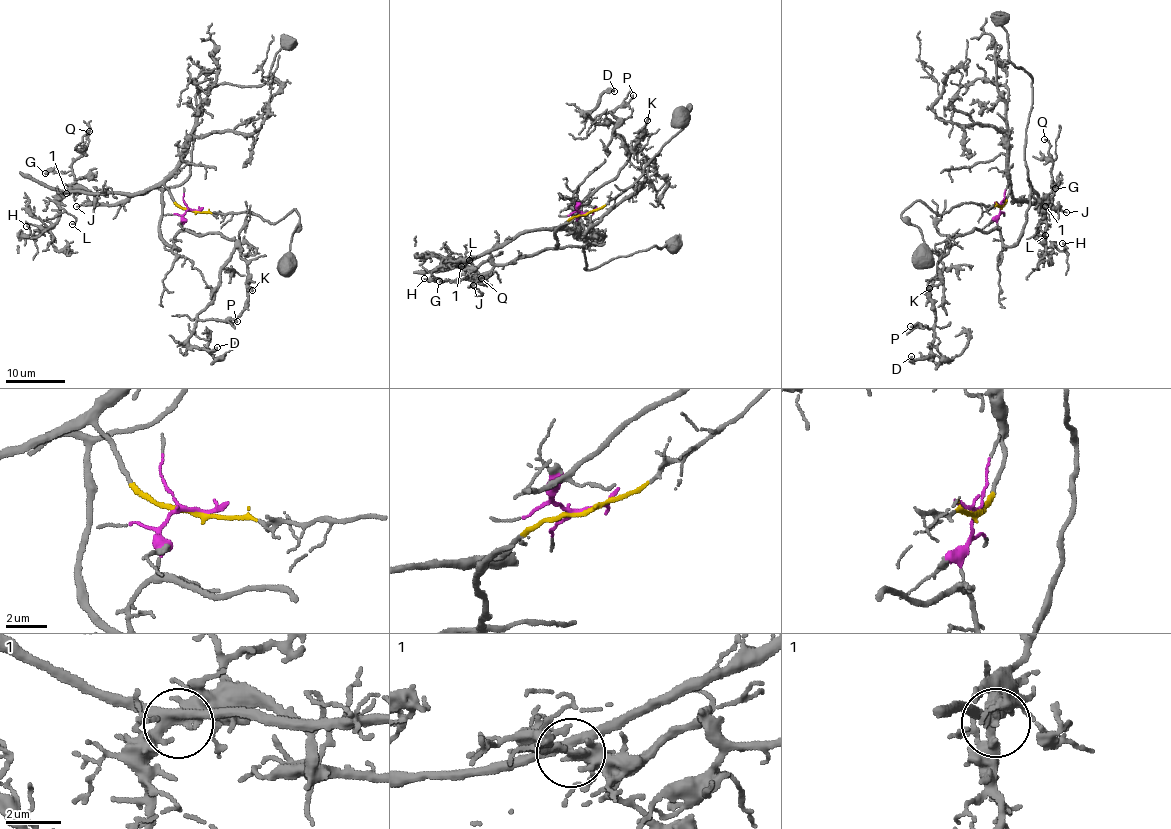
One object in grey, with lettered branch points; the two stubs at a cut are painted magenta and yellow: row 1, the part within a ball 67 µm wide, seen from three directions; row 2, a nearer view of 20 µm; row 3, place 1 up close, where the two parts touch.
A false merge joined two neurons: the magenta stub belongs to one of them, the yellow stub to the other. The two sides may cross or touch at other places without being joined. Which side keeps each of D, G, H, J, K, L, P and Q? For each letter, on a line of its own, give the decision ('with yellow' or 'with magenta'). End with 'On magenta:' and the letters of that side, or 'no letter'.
D: with magenta
G: with magenta
H: with magenta
J: with magenta
K: with magenta
L: with magenta
P: with magenta
Q: with magenta
On magenta: D, G, H, J, K, L, P, Q

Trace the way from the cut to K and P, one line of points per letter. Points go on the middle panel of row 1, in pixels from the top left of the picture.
K: (586, 214), (579, 211), (577, 205), (618, 173), (640, 137), (642, 139), (648, 119)
P: (586, 214), (577, 205), (611, 180), (629, 152), (613, 123), (601, 124), (594, 119), (613, 113), (633, 94)

